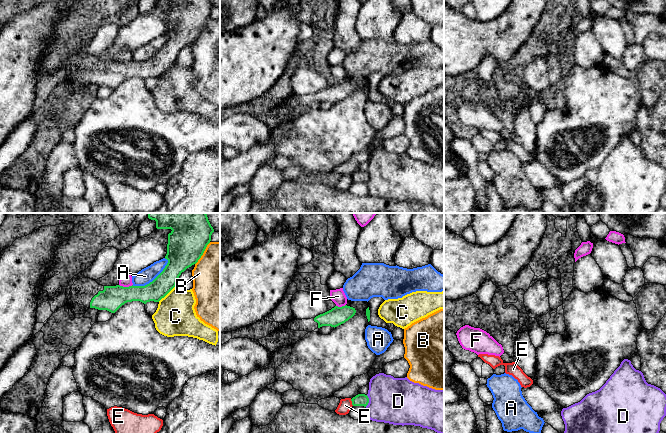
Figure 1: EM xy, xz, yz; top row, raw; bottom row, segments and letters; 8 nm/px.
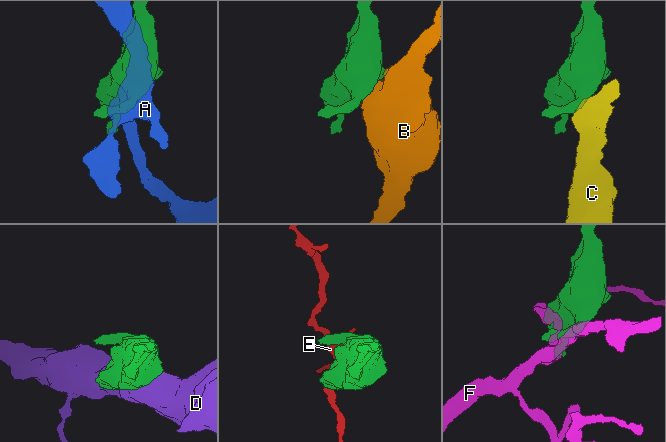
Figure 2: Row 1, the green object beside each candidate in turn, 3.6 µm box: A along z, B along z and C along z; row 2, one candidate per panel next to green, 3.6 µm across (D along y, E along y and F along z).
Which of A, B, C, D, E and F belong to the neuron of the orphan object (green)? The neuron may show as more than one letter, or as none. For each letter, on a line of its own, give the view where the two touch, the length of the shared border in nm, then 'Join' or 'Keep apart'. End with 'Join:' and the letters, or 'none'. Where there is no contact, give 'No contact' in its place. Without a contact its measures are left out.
A: Touches green in xy. Shared border 360 nm. Keep apart
B: Touches green in xy. Shared border 220 nm. Keep apart
C: Touches green in xy. Shared border 180 nm. Keep apart
D: Touches green in xz. Shared border 100 nm. Keep apart
E: Touches green in xz. Shared border 60 nm. Keep apart
F: Touches green in xy. Shared border 110 nm. Keep apart
Join: none

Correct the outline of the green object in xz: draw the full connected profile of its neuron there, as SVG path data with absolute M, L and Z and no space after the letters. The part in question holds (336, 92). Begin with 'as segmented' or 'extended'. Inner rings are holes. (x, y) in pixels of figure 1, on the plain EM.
extended; M335 82L331 86L316 92L311 95L295 95L293 94L291 97L287 98L285 103L294 107L307 107L312 108L317 104L322 102L331 102L337 103L350 94L352 94L356 89L355 84L350 82Z

